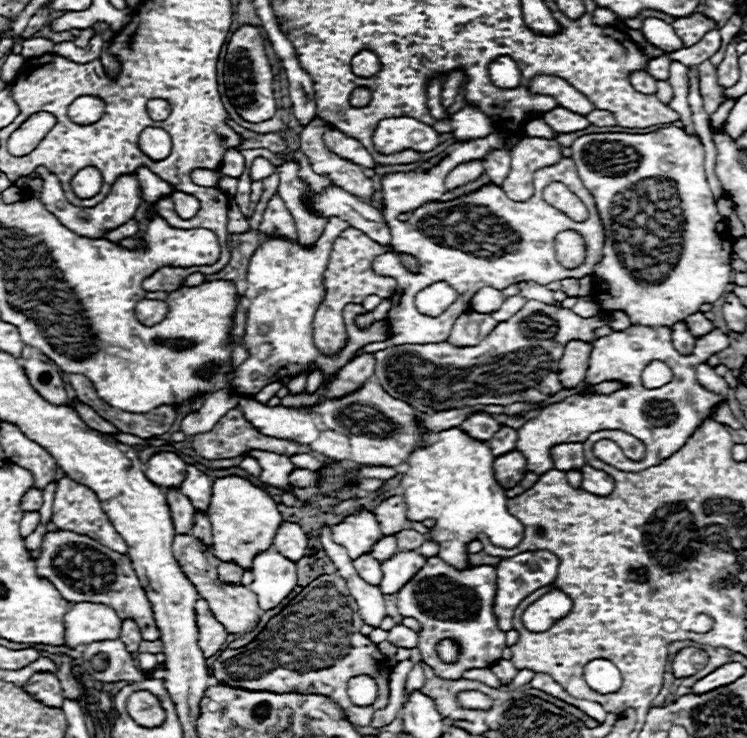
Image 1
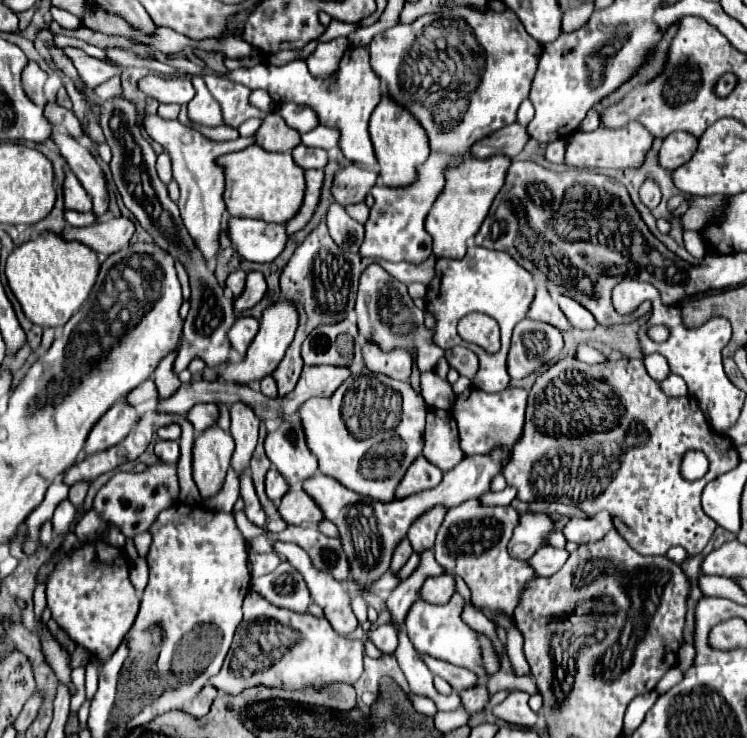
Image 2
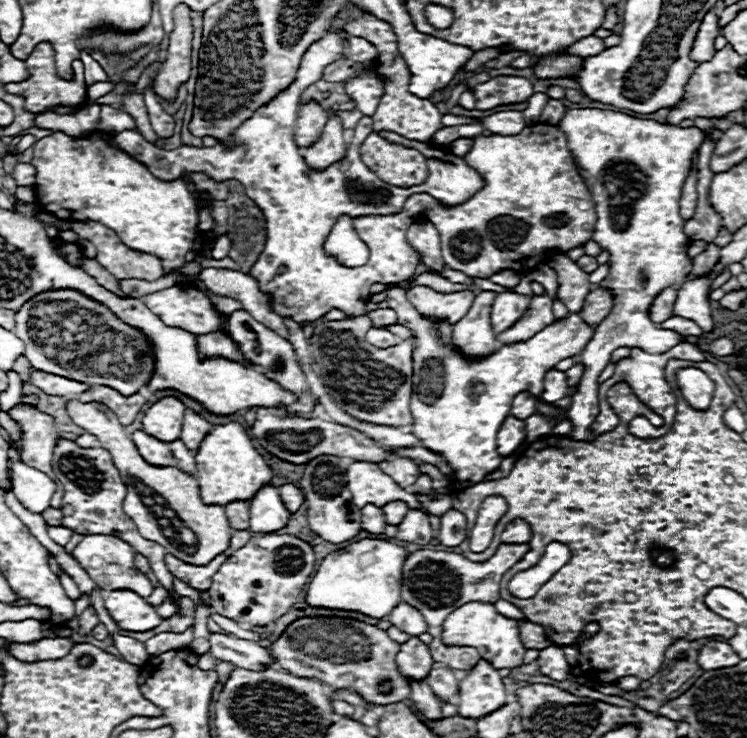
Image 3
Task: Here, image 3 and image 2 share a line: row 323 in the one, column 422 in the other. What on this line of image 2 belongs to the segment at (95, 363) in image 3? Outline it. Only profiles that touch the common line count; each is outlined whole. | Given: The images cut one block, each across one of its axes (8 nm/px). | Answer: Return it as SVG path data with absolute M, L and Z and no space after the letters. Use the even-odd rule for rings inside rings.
M454 6L442 12L420 16L412 24L398 24L374 36L374 40L370 42L370 54L372 54L372 68L386 82L388 94L396 102L402 102L412 114L416 114L420 124L426 128L430 138L430 148L438 152L466 154L476 140L516 120L518 106L528 98L538 68L538 60L542 54L542 44L536 42L524 30L522 22L512 10L496 12L492 8L478 10L472 6ZM442 18L464 18L464 26L468 26L462 30L464 32L468 30L470 36L466 36L458 44L460 46L458 54L446 48L448 42L442 36L442 28L438 26Z

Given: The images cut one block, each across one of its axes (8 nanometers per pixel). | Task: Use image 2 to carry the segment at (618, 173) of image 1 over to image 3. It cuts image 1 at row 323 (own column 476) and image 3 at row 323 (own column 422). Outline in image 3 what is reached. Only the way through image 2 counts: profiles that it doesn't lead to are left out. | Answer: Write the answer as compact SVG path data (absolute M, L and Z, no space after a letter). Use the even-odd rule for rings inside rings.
M568 110L564 118L560 120L558 128L566 134L568 148L574 156L574 162L578 166L580 176L584 178L592 200L596 208L596 224L594 224L594 236L592 240L600 244L602 250L606 250L608 256L608 276L598 284L612 292L614 296L614 308L606 320L596 328L594 336L590 338L590 344L580 354L580 362L586 366L586 372L580 380L578 392L572 396L572 404L568 408L568 420L572 424L572 432L568 434L572 440L590 442L594 440L594 434L590 430L590 424L598 416L598 374L604 370L604 366L610 362L610 356L616 348L642 348L646 352L666 352L674 348L674 344L680 342L680 334L672 330L656 328L656 324L650 320L650 304L654 302L654 296L662 292L668 286L682 286L686 282L686 276L692 270L692 260L688 258L688 246L690 240L684 234L684 220L680 218L680 196L682 186L692 170L692 156L700 150L704 142L704 132L696 126L692 128L680 128L670 124L660 124L656 120L642 120L634 118L622 112L610 112L610 110Z

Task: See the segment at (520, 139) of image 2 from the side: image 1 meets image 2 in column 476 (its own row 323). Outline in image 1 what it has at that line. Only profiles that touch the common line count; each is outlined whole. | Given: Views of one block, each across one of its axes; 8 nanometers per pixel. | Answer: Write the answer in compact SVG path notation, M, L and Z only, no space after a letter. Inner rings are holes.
M140 300L136 304L136 318L144 324L144 326L154 326L158 322L164 320L168 312L168 304L164 300Z

